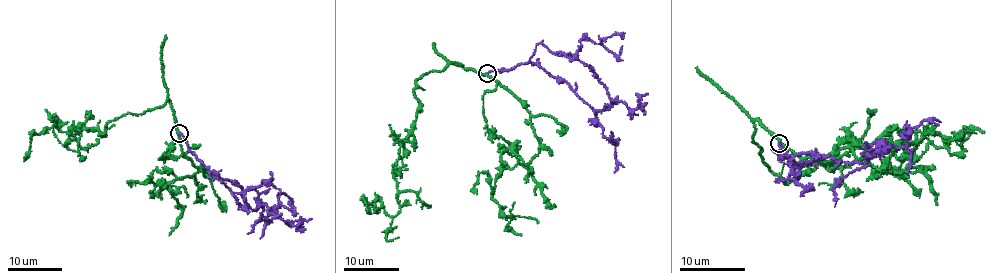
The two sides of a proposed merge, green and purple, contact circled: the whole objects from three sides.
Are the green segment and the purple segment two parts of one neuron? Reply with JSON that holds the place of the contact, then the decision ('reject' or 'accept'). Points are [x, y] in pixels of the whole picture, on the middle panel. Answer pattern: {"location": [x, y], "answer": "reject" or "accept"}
{"location": [487, 73], "answer": "accept"}

